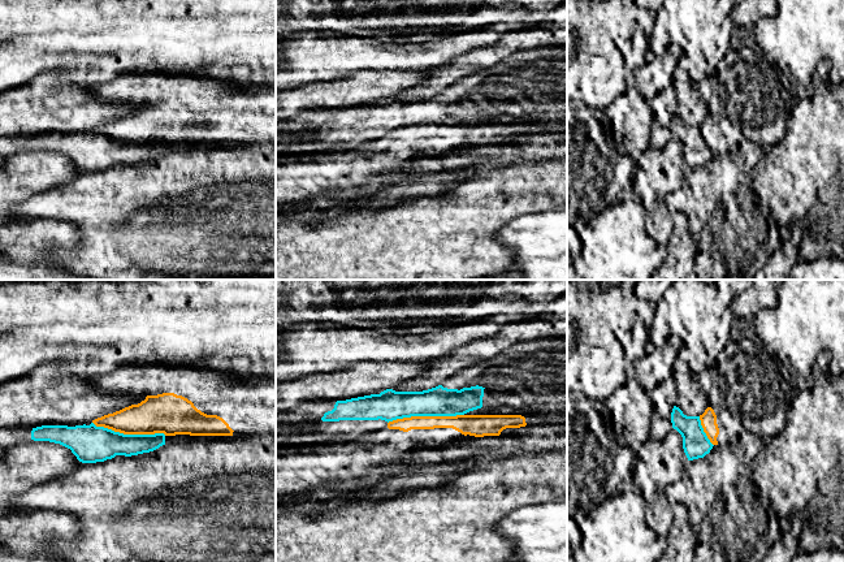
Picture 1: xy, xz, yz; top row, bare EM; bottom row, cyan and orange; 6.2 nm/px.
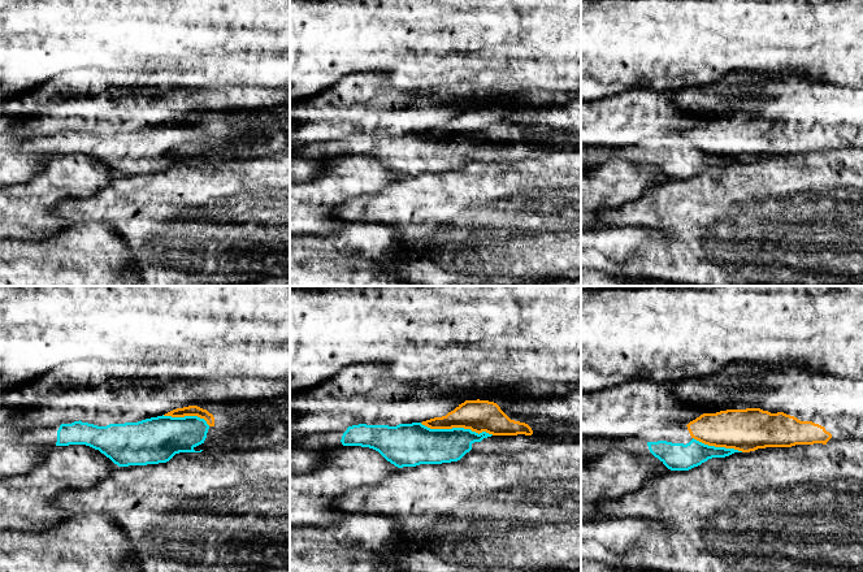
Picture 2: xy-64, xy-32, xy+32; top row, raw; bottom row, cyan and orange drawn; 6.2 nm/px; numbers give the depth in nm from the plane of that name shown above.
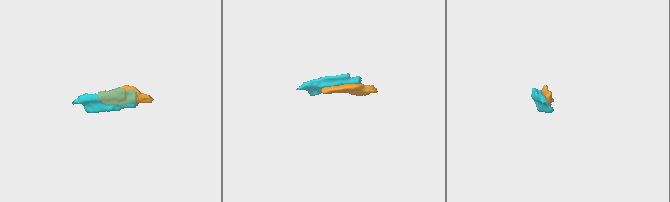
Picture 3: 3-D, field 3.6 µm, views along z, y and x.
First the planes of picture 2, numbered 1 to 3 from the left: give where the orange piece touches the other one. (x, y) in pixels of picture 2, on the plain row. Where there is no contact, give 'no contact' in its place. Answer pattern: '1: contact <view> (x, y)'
1: contact xy-64 (186, 125)
2: contact xy-32 (456, 137)
3: contact xy+32 (718, 156)

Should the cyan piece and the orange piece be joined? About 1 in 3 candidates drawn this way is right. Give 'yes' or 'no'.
no

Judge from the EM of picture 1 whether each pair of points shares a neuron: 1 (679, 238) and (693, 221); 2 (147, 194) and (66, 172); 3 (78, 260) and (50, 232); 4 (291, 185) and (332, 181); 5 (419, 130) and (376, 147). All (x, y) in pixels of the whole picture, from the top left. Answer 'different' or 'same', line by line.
1: different
2: different
3: different
4: same
5: same

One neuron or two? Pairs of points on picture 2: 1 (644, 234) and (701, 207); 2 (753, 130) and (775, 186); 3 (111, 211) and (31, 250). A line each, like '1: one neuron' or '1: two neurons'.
1: two neurons
2: two neurons
3: two neurons

